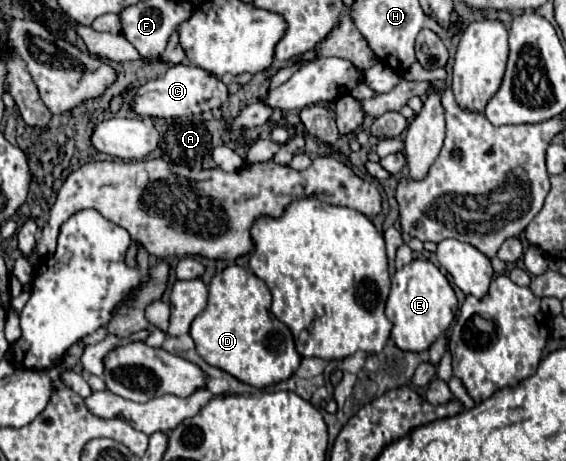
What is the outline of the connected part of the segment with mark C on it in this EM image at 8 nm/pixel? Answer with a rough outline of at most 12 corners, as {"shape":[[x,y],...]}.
{"shape":[[191,62],[139,86],[131,106],[177,118],[229,96],[221,78]]}

